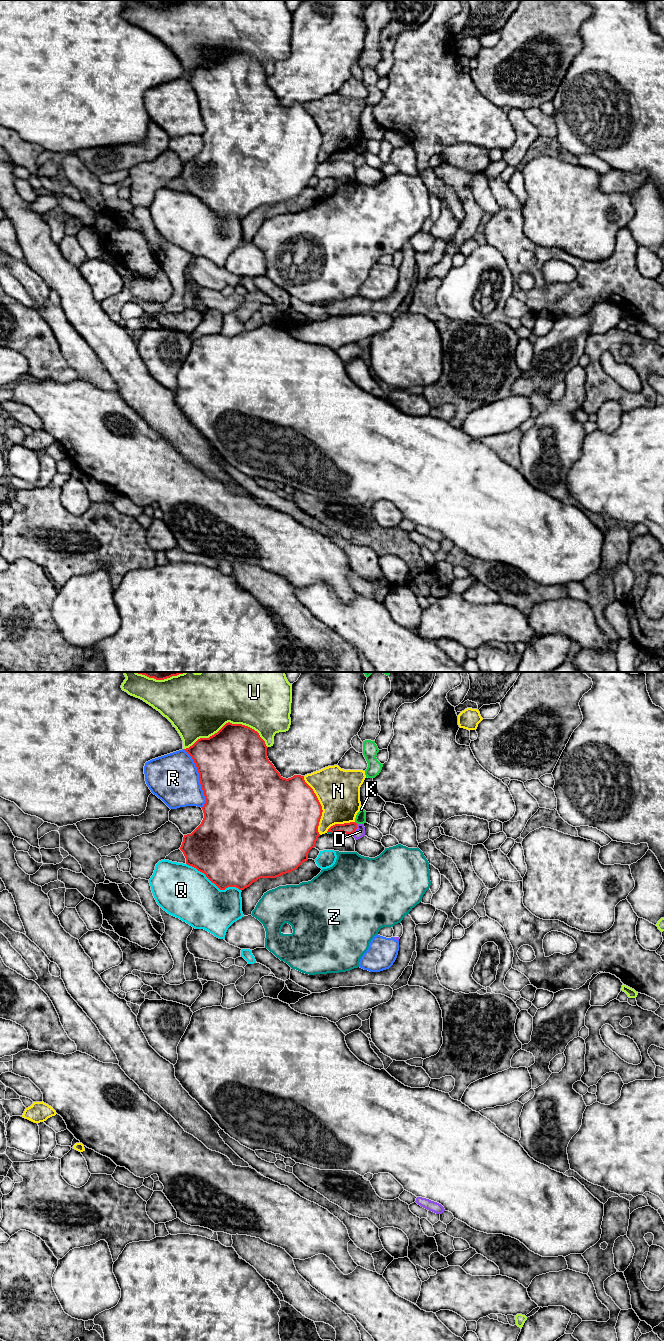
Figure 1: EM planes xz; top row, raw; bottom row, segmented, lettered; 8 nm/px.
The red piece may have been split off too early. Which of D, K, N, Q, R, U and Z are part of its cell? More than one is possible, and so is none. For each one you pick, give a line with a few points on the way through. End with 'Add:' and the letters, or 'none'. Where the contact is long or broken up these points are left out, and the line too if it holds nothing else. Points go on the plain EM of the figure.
Add: none

